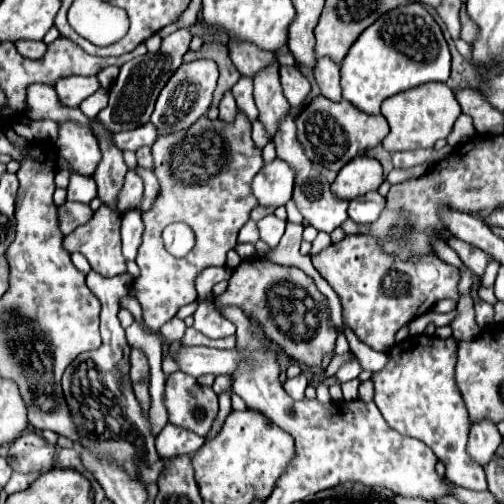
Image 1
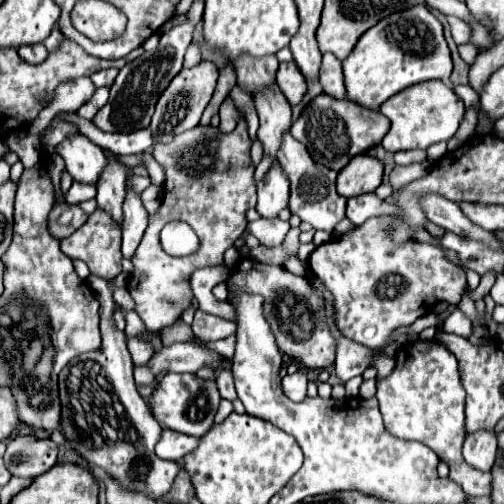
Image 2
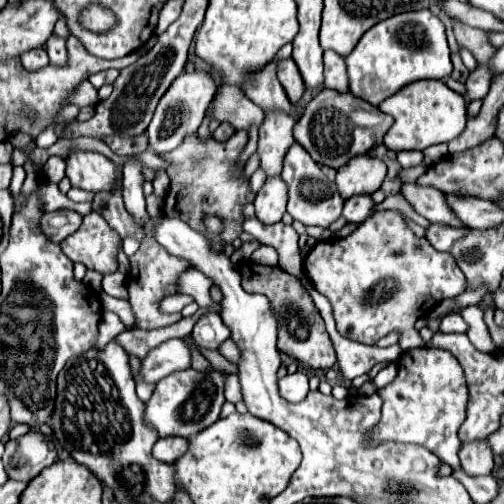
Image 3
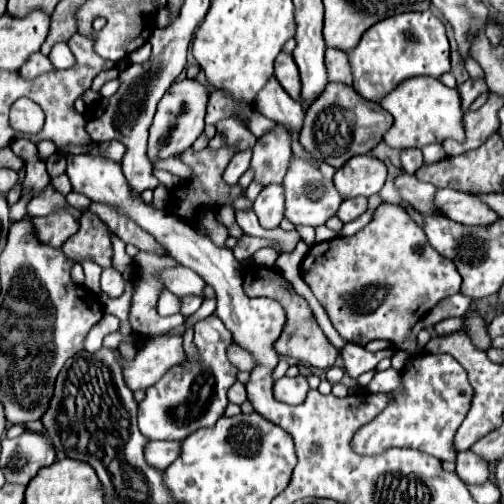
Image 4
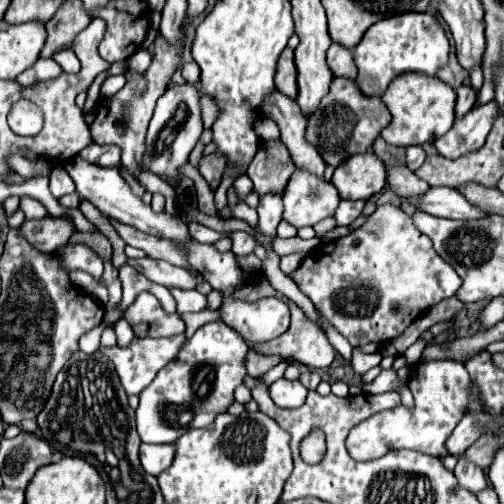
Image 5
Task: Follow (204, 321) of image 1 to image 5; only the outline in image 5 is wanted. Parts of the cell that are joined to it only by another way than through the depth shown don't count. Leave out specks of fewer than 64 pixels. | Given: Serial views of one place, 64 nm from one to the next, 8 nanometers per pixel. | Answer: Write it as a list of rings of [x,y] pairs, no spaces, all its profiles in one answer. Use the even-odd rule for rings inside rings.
[[[222,320],[208,322],[184,342],[178,360],[162,368],[156,380],[140,394],[136,424],[142,442],[170,444],[190,428],[212,428],[214,418],[234,402],[232,394],[246,376],[244,356],[248,346]]]

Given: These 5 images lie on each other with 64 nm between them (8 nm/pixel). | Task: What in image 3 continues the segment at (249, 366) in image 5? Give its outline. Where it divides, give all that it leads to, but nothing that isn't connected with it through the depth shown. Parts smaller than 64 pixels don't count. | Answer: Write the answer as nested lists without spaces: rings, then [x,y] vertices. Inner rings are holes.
[[[228,338],[228,340],[224,340],[220,346],[218,346],[220,350],[220,354],[224,356],[224,358],[228,358],[232,364],[236,364],[238,362],[238,358],[240,358],[240,352],[238,352],[238,348],[236,348],[236,344]]]

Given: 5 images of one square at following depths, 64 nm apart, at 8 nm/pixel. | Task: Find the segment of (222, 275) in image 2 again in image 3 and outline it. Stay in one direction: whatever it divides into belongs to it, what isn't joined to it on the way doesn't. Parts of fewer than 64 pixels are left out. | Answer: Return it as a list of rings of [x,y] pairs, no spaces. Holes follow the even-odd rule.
[[[190,268],[180,276],[180,292],[182,294],[190,294],[198,302],[200,308],[220,312],[222,306],[210,298],[212,284],[214,282],[208,276],[204,276],[204,272],[200,272],[196,268]]]

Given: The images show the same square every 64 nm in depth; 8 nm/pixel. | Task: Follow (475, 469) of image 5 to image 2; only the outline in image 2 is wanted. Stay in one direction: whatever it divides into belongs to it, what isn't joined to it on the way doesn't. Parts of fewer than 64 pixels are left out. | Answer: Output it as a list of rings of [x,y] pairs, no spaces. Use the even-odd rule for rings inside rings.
[[[476,430],[472,434],[466,436],[464,442],[464,460],[482,470],[482,472],[490,472],[494,460],[496,460],[496,450],[498,450],[498,440],[496,440],[496,432],[492,430]]]

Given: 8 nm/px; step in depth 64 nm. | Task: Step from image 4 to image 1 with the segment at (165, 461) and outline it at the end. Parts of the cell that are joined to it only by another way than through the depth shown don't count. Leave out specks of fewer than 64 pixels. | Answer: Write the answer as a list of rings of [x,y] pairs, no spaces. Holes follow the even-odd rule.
[[[166,424],[164,430],[156,438],[158,454],[166,460],[178,454],[194,454],[204,444],[204,438],[194,434],[192,430],[180,428],[176,424]]]

